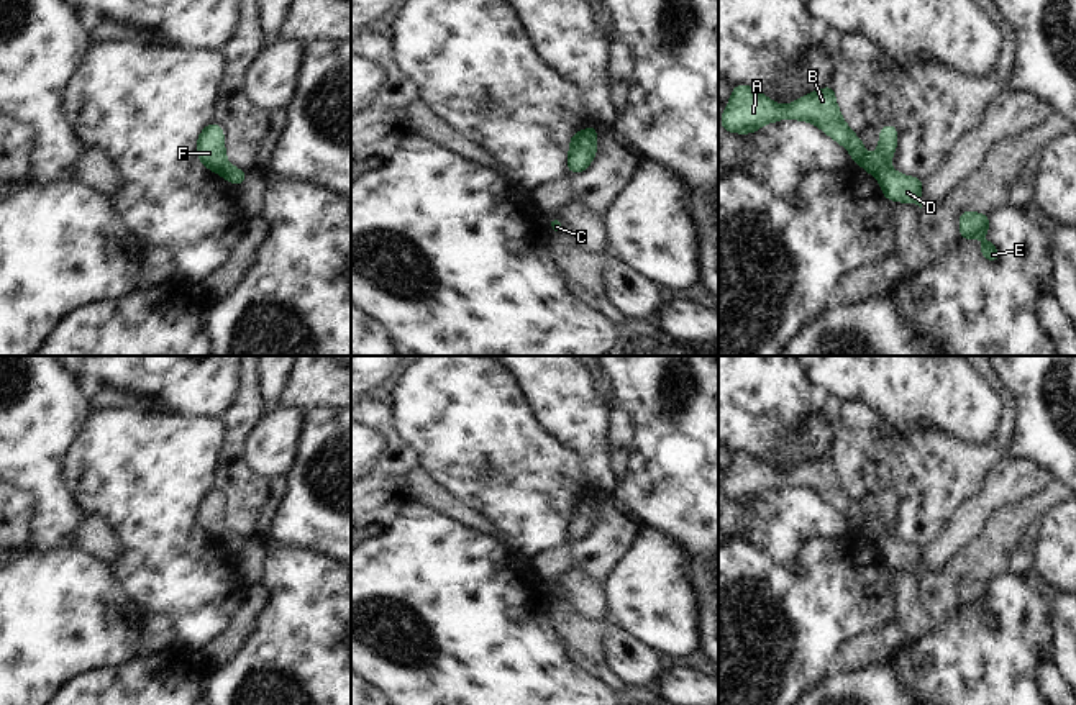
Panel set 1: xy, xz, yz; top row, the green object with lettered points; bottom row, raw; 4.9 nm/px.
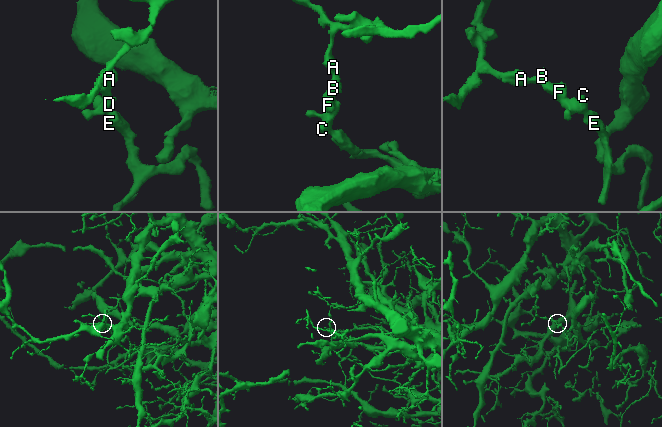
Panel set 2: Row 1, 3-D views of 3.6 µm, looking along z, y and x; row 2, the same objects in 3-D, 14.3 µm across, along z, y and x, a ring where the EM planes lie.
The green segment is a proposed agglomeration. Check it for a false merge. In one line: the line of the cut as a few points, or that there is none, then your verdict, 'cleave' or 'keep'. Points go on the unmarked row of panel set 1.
yz (888, 530), (876, 528), (865, 535) | cleave

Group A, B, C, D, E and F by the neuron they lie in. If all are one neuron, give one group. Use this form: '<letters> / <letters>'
A B F / C D E

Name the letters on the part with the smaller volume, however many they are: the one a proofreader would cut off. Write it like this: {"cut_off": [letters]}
{"cut_off": ["C", "D", "E"]}

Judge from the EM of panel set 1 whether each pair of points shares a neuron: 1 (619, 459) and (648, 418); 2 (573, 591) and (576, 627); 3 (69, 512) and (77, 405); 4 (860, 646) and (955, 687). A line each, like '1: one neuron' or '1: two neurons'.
1: two neurons
2: two neurons
3: one neuron
4: two neurons

